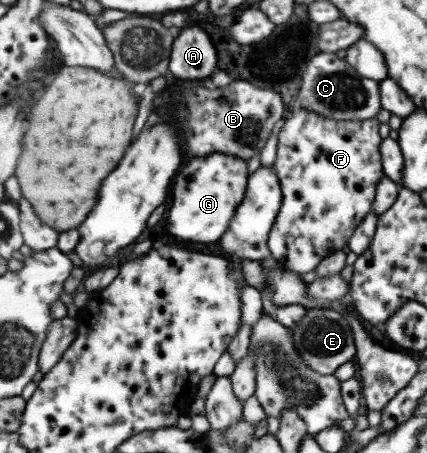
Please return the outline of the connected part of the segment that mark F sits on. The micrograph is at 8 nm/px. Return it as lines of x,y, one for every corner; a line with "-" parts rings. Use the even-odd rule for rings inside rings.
298,107
280,133
278,156
274,163
282,182
282,209
270,231
272,257
278,258
287,269
297,273
311,273
327,256
350,244
358,225
373,210
378,183
386,173
382,158
382,124
378,117
366,120
338,120
323,117
315,111

